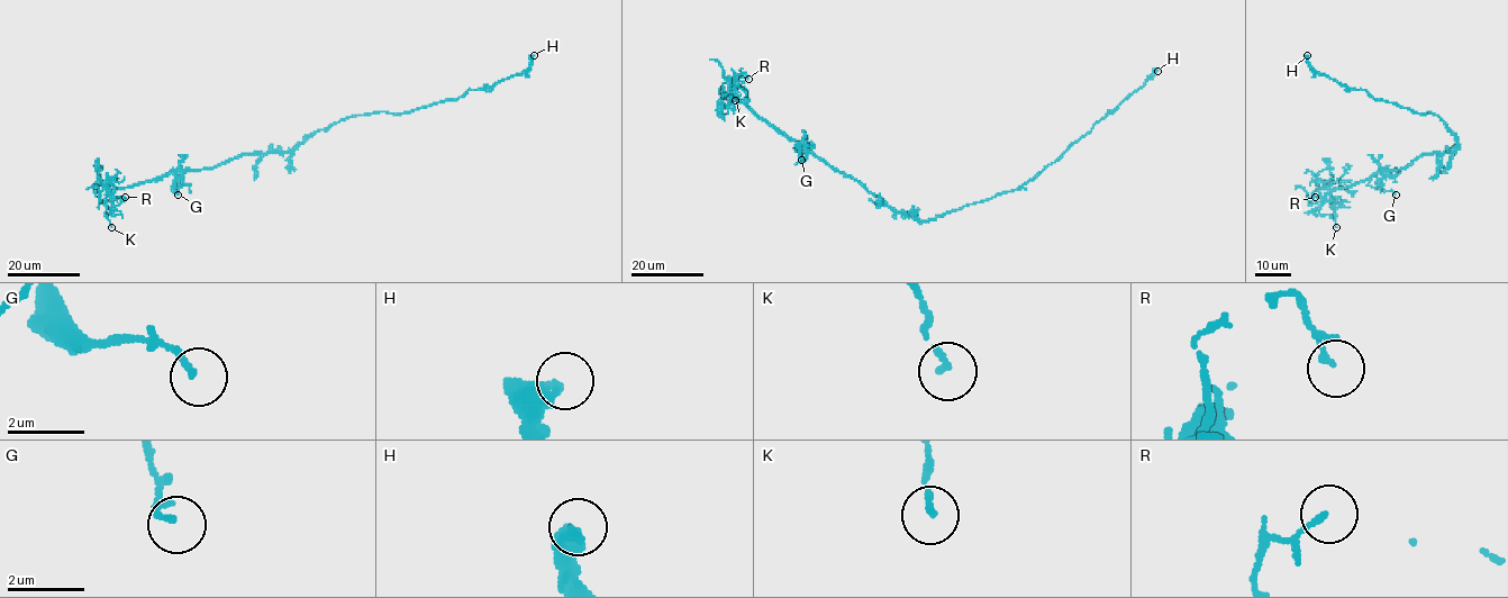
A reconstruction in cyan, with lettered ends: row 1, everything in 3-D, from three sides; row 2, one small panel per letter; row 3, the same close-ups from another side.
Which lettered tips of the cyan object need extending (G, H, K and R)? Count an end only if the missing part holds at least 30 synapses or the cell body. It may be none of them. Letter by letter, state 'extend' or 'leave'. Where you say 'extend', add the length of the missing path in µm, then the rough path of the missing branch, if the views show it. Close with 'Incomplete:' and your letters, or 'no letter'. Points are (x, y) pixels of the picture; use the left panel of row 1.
G: leave
H: leave
K: leave
R: leave
Incomplete: no letter

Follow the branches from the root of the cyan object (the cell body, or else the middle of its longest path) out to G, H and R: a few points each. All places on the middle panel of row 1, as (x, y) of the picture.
G: (929, 219), (920, 220), (892, 210), (857, 181), (835, 171), (798, 145), (801, 160)
H: (929, 219), (1019, 189), (1157, 71)
R: (929, 219), (892, 210), (761, 119), (734, 90), (736, 75), (744, 72), (748, 79)

